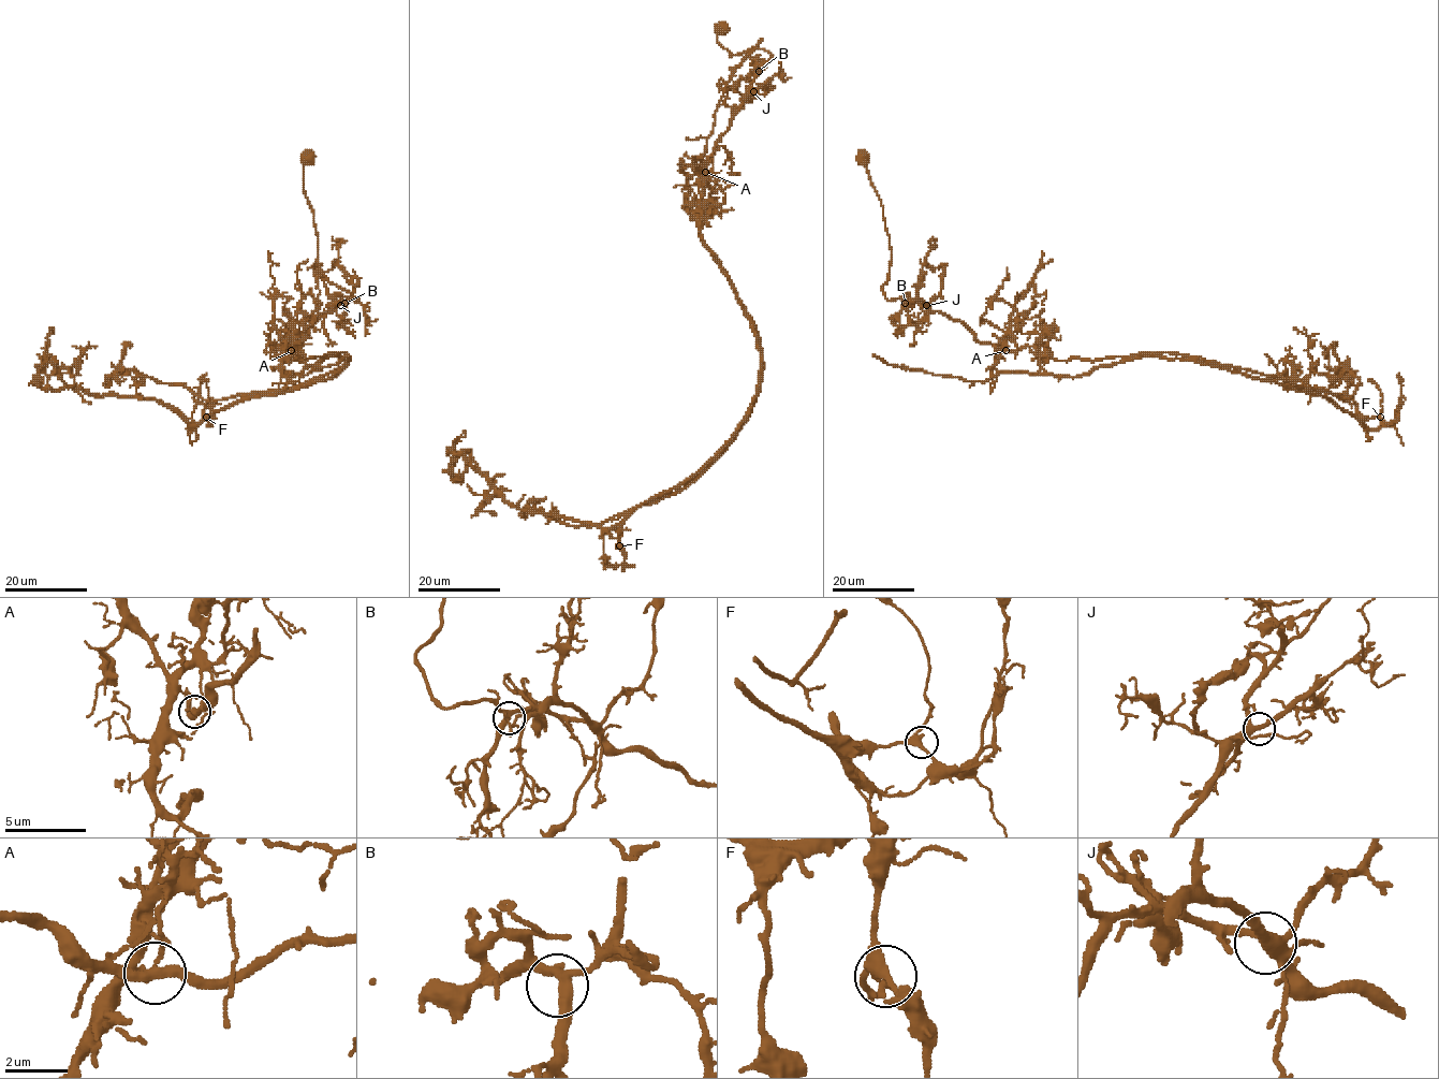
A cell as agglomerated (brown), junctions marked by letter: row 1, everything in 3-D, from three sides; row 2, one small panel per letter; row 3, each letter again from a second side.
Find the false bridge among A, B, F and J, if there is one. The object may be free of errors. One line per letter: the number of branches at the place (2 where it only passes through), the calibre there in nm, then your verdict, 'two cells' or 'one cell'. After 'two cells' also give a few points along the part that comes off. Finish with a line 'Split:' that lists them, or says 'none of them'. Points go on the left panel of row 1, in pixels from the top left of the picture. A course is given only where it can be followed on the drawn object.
A: 3 | 280 nm | two cells | (291, 350), (285, 360), (348, 360), (290, 388), (213, 402), (127, 370), (106, 377), (111, 385)
B: 3 | 300 nm | one cell
F: 3 | 320 nm | one cell
J: 3 | 320 nm | one cell
Split: A

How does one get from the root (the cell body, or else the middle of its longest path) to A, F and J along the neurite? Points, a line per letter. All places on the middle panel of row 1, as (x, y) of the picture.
A: (722, 28), (717, 39), (731, 56), (758, 47), (771, 59), (750, 84), (730, 128), (715, 146), (705, 172)
F: (722, 28), (731, 56), (771, 56), (698, 212), (755, 336), (758, 392), (709, 461), (625, 520), (619, 545)
J: (722, 28), (717, 31), (717, 39), (731, 56), (753, 47), (771, 56), (750, 84), (753, 91)

